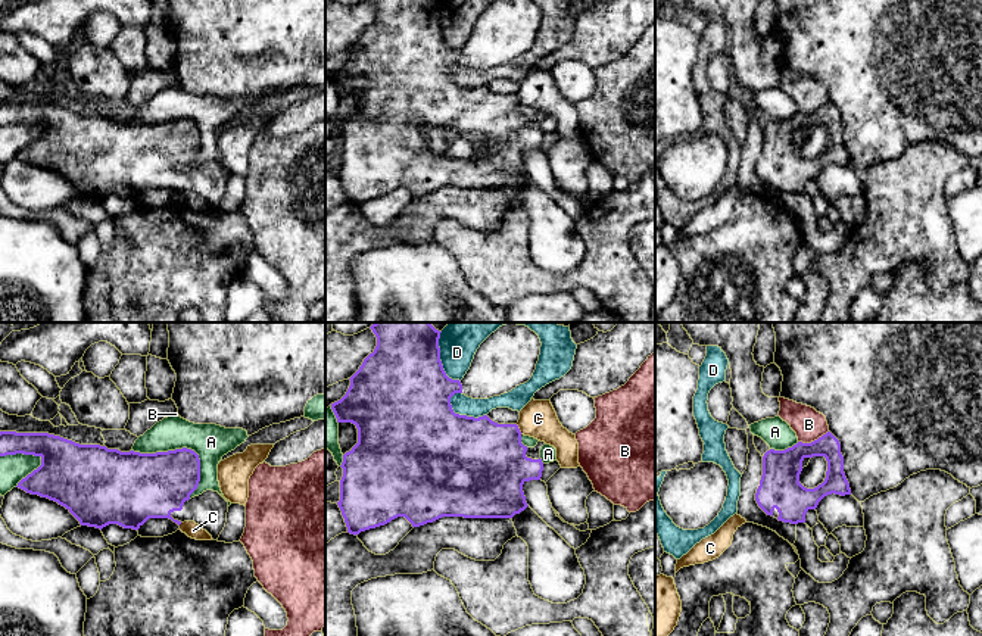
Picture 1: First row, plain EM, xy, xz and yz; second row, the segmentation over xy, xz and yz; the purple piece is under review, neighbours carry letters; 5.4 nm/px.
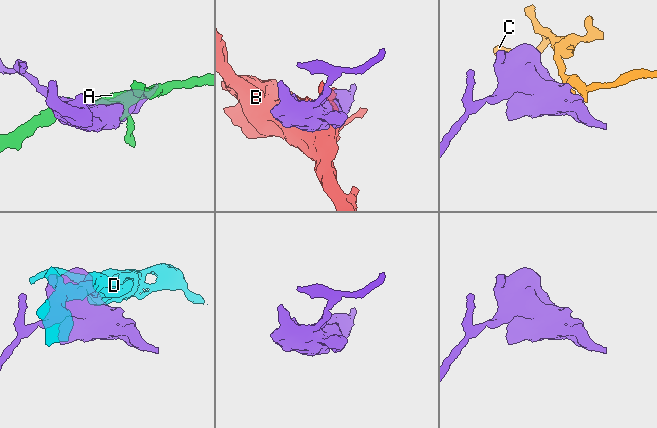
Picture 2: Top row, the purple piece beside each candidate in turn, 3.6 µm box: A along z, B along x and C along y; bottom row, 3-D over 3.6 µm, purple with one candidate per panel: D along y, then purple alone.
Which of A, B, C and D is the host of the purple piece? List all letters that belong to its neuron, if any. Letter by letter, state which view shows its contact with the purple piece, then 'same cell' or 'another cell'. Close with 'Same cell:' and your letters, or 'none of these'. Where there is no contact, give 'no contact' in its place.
A: contact in xy; another cell
B: contact in yz; another cell
C: contact in xz; another cell
D: contact in xz; another cell
Same cell: none of these

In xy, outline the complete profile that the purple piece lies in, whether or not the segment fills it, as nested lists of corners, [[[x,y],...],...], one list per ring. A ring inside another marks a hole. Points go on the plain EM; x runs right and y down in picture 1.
[[[0,102],[0,127],[6,125],[34,125],[41,128],[41,135],[22,149],[16,158],[31,165],[38,165],[65,177],[81,196],[103,199],[118,194],[124,199],[138,200],[149,188],[169,188],[178,196],[184,191],[194,191],[216,211],[227,193],[228,172],[213,160],[206,160],[199,166],[190,165],[200,152],[199,125],[187,118],[156,122],[121,122],[100,115],[80,115],[72,110],[49,103],[16,103]]]

